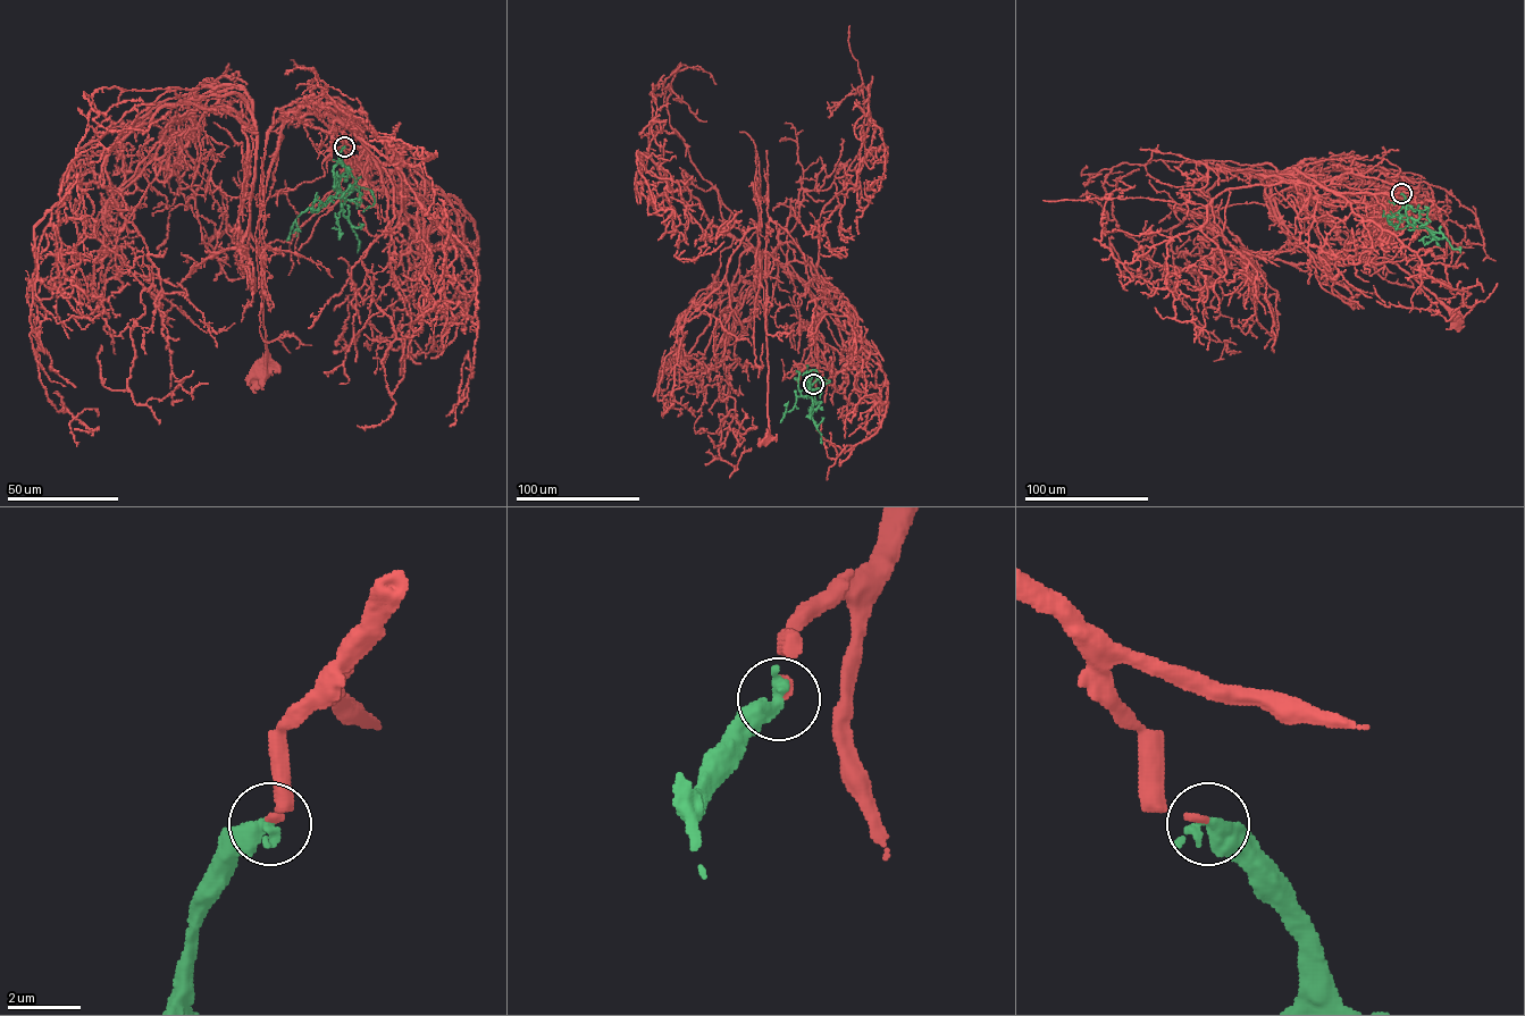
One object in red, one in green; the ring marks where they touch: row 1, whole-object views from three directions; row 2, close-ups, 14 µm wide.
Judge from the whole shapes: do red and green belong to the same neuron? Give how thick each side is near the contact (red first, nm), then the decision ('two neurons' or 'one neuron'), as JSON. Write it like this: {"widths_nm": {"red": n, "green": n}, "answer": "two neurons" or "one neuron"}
{"widths_nm": {"red": 200, "green": 500}, "answer": "one neuron"}

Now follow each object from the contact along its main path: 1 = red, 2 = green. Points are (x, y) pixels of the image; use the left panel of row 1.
1: (345, 147), (354, 128), (349, 110), (344, 129), (301, 112), (283, 117), (268, 133), (260, 371)
2: (344, 147), (334, 168), (334, 178), (343, 199), (343, 216), (355, 232), (358, 252)

